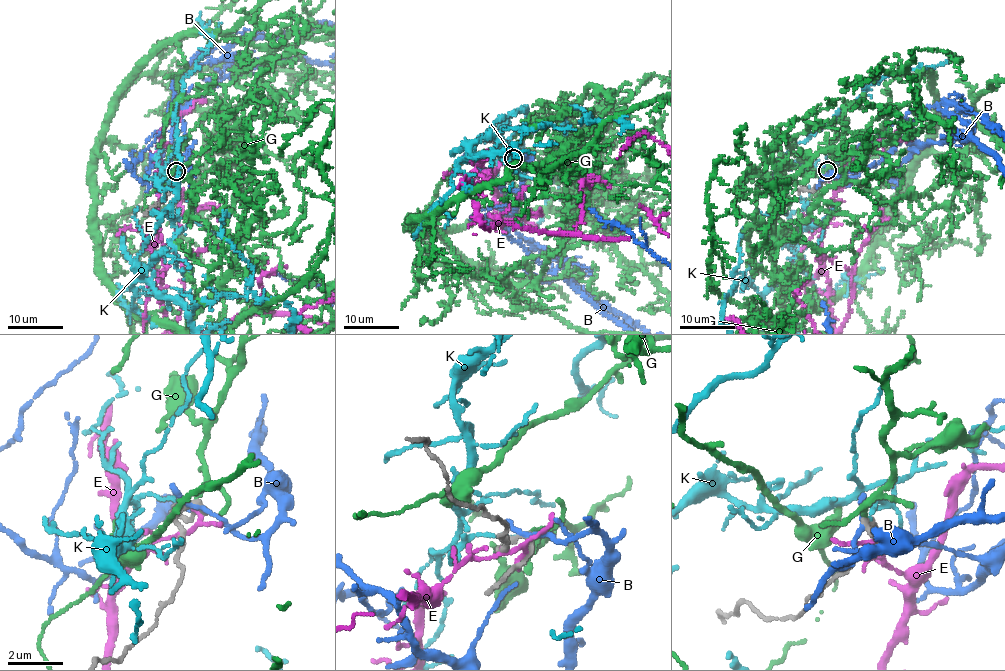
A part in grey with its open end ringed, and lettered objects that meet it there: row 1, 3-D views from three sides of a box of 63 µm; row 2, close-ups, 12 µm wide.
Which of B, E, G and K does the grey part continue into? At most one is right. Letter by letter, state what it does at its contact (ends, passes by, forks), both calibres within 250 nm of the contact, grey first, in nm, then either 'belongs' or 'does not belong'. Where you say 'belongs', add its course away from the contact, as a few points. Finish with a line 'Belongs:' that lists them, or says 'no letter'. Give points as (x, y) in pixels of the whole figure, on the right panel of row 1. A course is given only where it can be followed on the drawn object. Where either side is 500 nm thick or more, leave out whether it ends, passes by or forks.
B: it passes by; calibres 240 and 140 nm; does not belong
E: it passes by; calibres 180 and 130 nm; does not belong
G: it passes by; calibres 220 and 140 nm; belongs
K: it ends; calibres 200 and 120 nm; does not belong
Belongs: G

